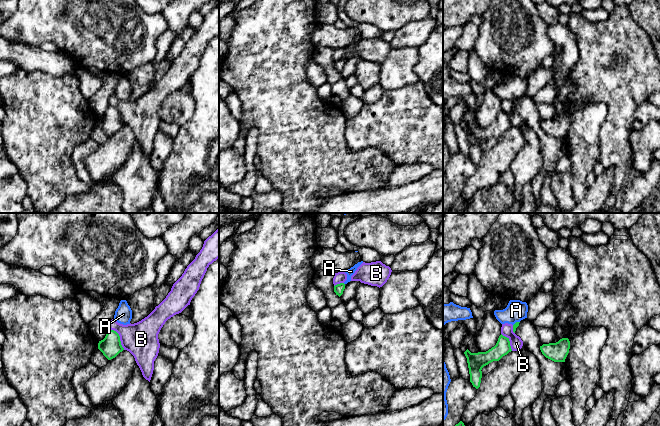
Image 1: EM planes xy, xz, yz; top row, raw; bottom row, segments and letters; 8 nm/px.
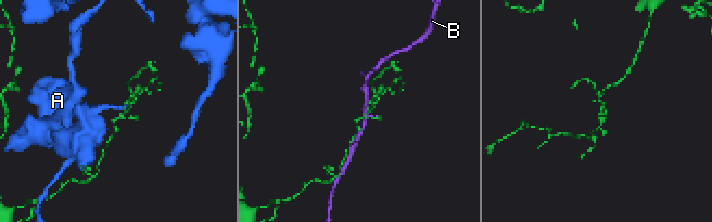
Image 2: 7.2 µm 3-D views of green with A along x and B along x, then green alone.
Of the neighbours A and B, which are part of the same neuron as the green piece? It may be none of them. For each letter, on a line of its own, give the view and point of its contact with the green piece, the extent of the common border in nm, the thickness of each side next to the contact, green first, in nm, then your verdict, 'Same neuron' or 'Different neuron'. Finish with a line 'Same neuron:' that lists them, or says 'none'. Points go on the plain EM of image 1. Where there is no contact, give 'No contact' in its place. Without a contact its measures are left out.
A: Touches green at yz (516, 98). Shared border 70 nm. Thickness 40 nm (green) against 170 nm. Different neuron
B: Touches green at xy (119, 114). Shared border 200 nm. Thickness 170 nm (green) against 280 nm. Different neuron
Same neuron: none

